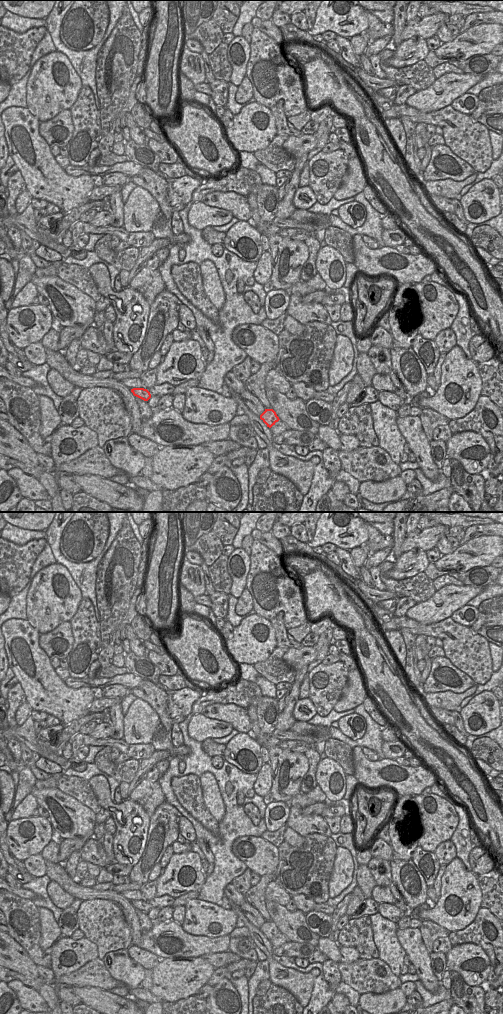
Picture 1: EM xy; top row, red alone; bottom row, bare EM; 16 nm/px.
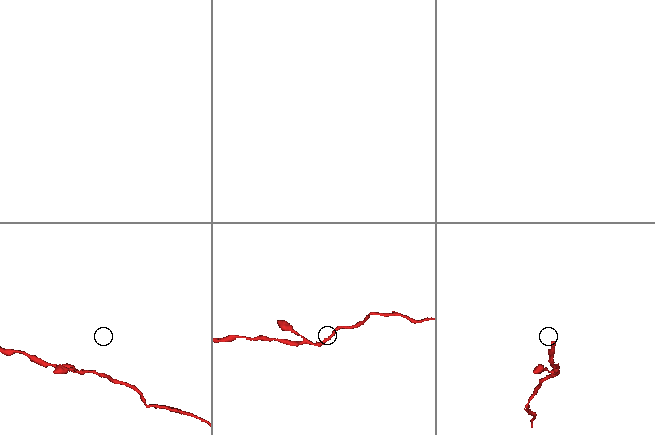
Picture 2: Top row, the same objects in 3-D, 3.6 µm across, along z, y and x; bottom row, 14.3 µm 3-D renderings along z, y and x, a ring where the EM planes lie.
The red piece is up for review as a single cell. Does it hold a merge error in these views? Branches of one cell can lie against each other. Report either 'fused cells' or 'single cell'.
single cell

